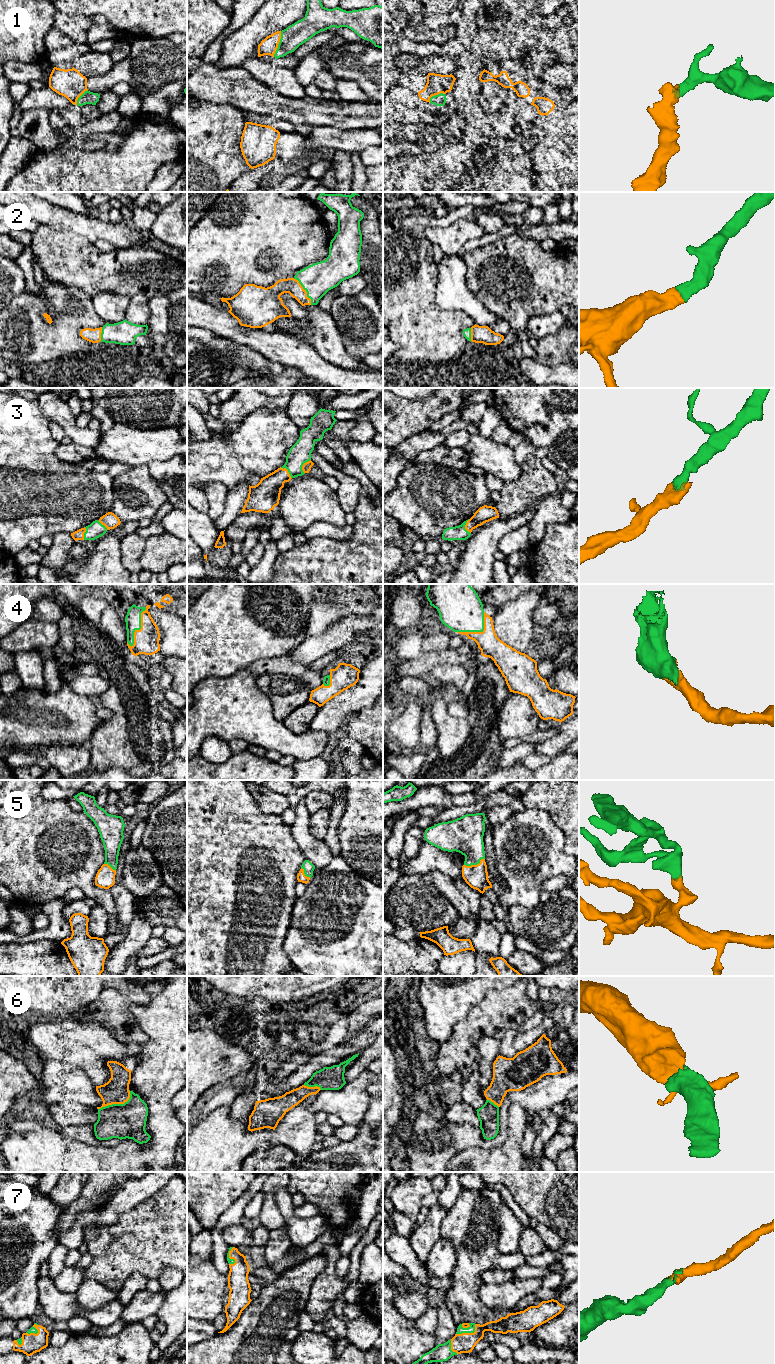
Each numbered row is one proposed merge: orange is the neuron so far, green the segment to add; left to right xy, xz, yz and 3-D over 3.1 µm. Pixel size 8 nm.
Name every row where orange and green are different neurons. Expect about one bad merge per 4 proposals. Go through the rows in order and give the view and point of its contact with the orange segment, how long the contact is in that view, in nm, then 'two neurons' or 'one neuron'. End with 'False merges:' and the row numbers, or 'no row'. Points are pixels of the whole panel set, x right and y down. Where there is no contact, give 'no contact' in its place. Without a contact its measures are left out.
1: xz (278, 43) | 220 nm | one neuron
2: xz (304, 290) | 260 nm | one neuron
3: xz (303, 465) | 130 nm | one neuron
4: xy (141, 628) | 340 nm | one neuron
5: yz (474, 865) | 180 nm | one neuron
6: xy (117, 1103) | 300 nm | one neuron
7: yz (468, 1333) | 180 nm | one neuron
False merges: no row

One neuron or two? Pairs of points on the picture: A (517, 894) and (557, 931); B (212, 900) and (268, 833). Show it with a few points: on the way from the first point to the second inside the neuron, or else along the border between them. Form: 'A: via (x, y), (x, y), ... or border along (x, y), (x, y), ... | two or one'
A: border along (540, 902), (533, 907), (511, 905), (508, 908) | two
B: via (212, 881), (249, 844) | one

